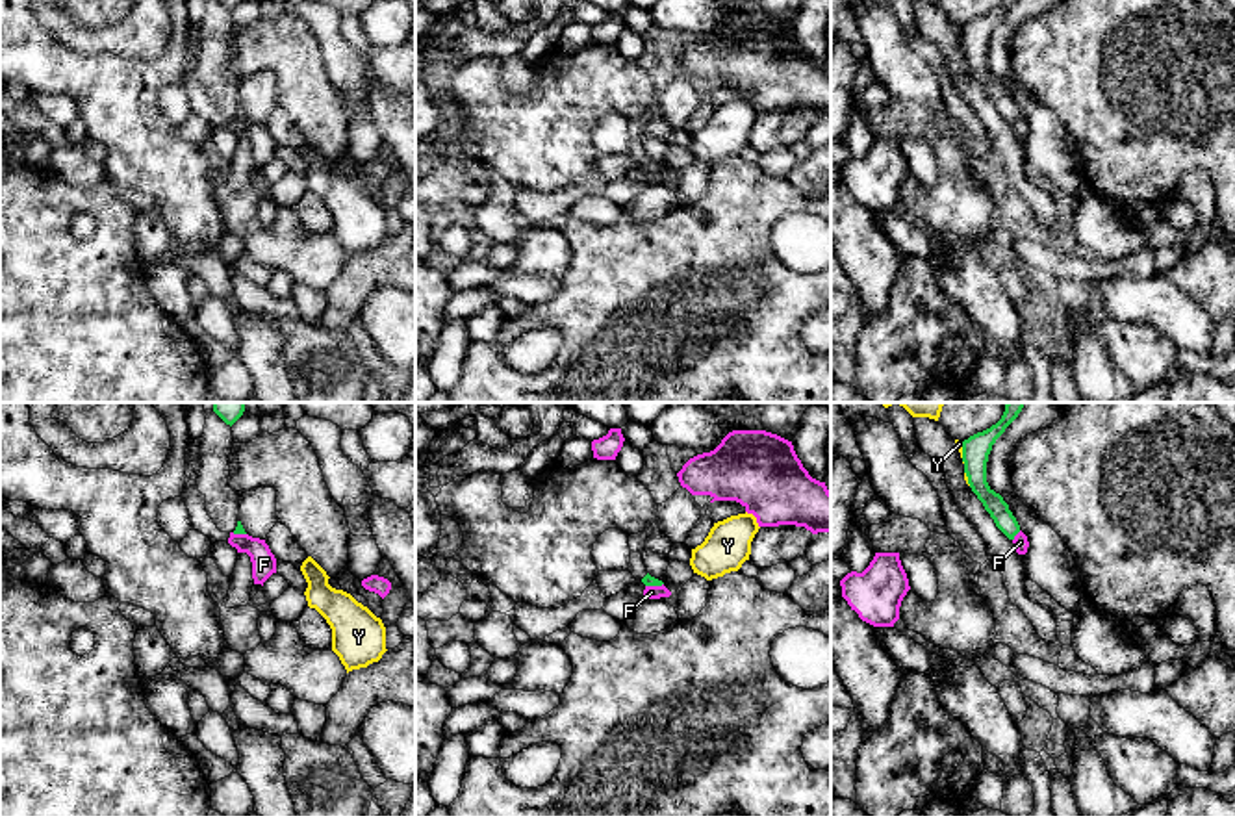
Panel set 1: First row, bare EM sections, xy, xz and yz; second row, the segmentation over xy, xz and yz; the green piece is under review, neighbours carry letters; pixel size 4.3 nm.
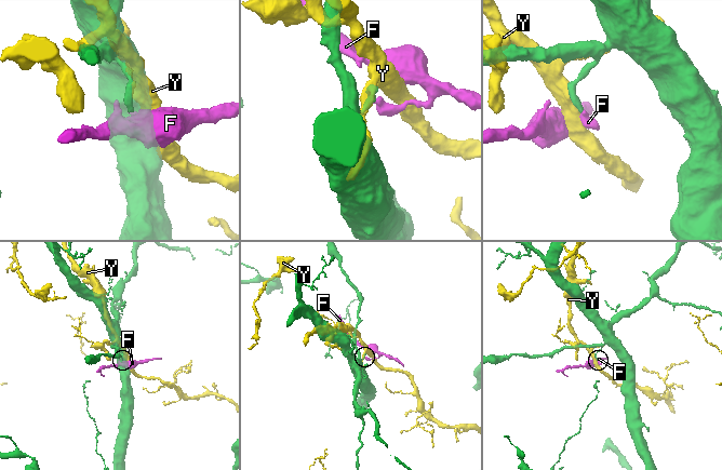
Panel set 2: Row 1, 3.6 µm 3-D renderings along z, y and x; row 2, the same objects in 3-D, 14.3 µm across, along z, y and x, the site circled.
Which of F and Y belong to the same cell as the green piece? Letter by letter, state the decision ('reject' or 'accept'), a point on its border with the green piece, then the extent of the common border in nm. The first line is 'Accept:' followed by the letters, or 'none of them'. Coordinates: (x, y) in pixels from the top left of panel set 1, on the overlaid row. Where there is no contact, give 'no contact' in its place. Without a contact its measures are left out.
Accept: none of them
F: reject | yz (1015, 535) | 60 nm
Y: reject | yz (963, 449) | 70 nm

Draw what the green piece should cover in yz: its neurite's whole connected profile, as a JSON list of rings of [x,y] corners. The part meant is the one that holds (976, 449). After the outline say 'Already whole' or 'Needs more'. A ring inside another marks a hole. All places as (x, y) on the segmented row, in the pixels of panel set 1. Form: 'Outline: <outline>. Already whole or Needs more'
Outline: [[[1007,402],[1001,419],[990,428],[977,432],[962,441],[962,462],[968,484],[977,499],[983,503],[985,510],[994,519],[996,527],[1009,538],[1020,532],[1020,525],[1009,504],[999,493],[996,493],[987,482],[987,462],[996,440],[1005,432],[1005,428],[1018,417],[1024,402]]]. Already whole

